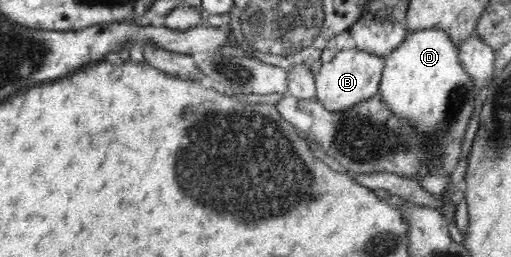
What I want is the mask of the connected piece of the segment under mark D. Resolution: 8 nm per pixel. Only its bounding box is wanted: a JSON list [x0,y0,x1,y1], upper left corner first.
[377,29,476,177]

